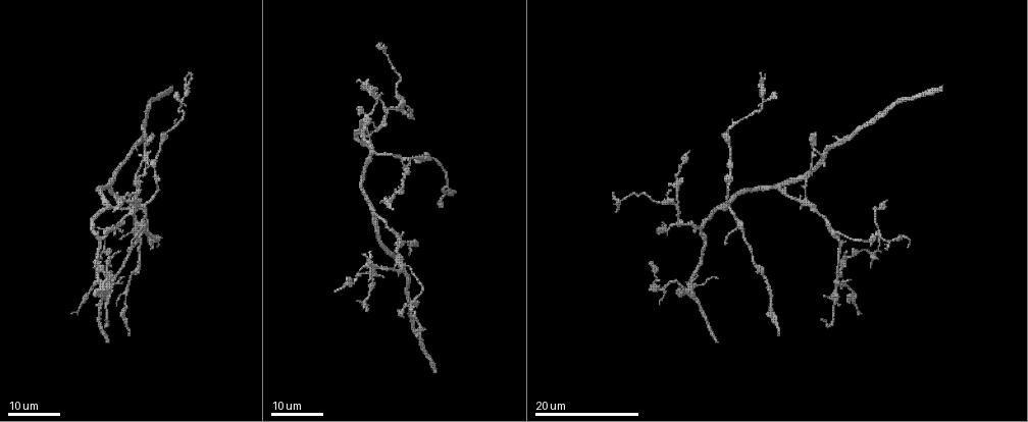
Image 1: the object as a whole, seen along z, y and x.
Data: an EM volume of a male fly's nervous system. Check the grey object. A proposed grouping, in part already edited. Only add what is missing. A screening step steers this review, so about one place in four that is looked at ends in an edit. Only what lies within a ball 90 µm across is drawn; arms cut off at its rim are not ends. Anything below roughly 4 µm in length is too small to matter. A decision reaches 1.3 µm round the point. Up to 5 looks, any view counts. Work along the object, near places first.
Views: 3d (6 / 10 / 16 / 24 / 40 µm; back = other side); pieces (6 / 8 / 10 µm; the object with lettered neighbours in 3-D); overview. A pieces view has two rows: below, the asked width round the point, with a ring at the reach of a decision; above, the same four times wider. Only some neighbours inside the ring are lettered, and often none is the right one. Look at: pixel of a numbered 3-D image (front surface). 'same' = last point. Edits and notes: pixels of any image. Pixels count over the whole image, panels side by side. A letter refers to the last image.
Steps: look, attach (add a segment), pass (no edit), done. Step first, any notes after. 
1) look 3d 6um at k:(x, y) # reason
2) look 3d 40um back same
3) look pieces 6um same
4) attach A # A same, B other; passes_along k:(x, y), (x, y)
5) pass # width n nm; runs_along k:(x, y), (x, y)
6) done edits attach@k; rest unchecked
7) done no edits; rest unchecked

look 3d 16um at 1:(150, 150) # an open end

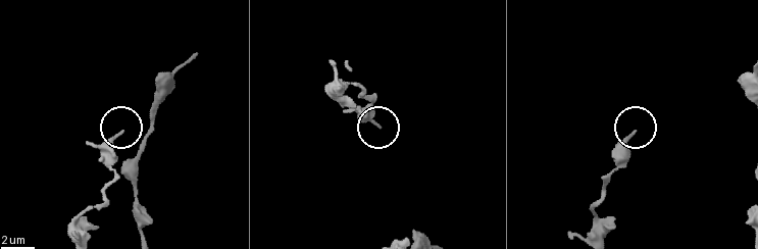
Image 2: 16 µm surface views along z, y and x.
look 3d 10um at 2:(120, 133)

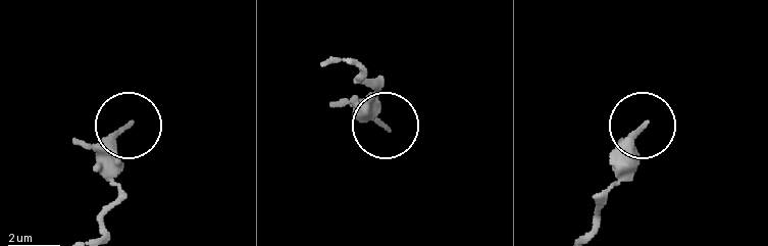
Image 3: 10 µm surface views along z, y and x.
look pieces 8um at 3:(126, 124)

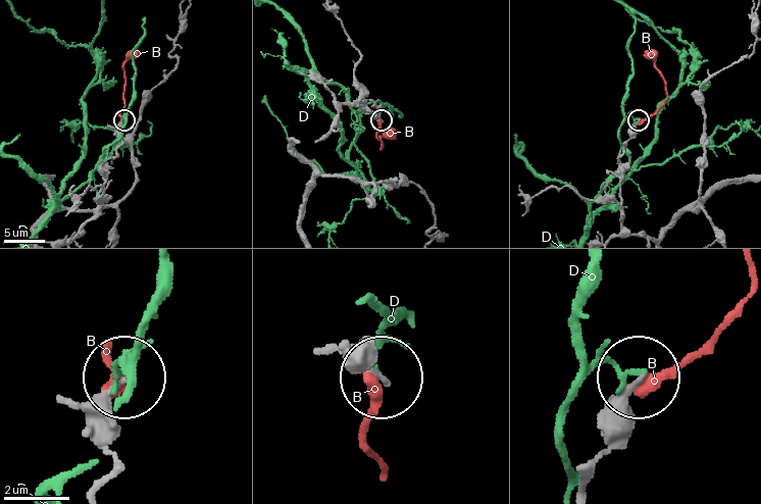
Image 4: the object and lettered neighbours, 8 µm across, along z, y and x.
pass # B other, D other; runs_along 4:(581, 487), (606, 412), (633, 383); no lettered segment goes on from it

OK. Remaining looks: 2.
look 3d 16um at 1:(119, 240) # tapers out

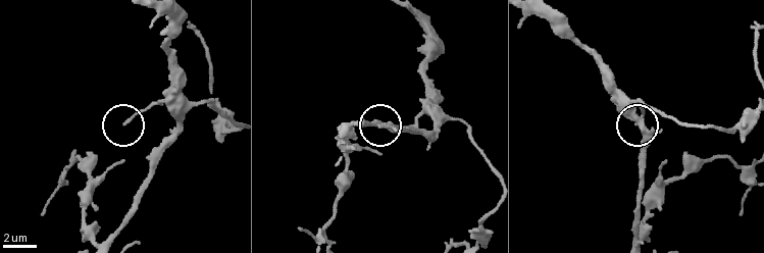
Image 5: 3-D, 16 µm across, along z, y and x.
look pieces 8um at 5:(126, 121)

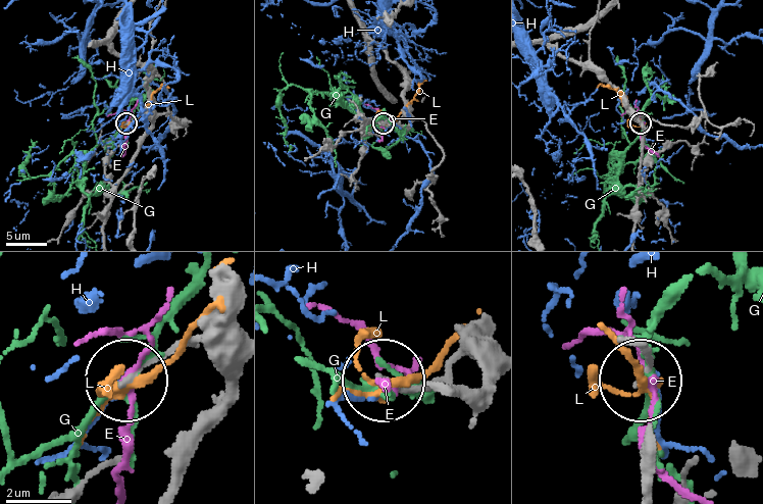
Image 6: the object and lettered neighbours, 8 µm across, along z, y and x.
pass # width 140 nm; E other, G other, H other, L other; runs_along 6:(638, 340), (649, 362), (643, 382); none of them fits

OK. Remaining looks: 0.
done no edits; rest unchecked

